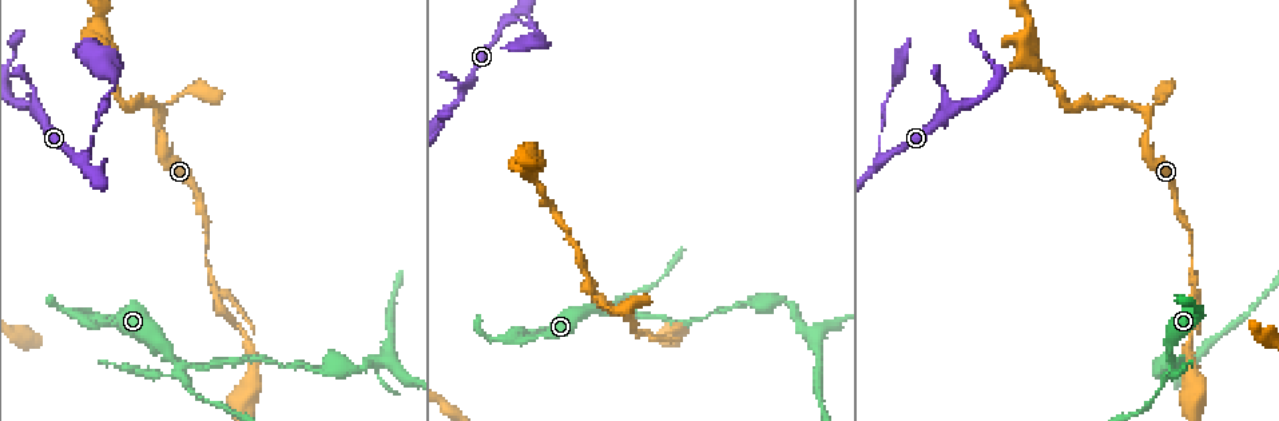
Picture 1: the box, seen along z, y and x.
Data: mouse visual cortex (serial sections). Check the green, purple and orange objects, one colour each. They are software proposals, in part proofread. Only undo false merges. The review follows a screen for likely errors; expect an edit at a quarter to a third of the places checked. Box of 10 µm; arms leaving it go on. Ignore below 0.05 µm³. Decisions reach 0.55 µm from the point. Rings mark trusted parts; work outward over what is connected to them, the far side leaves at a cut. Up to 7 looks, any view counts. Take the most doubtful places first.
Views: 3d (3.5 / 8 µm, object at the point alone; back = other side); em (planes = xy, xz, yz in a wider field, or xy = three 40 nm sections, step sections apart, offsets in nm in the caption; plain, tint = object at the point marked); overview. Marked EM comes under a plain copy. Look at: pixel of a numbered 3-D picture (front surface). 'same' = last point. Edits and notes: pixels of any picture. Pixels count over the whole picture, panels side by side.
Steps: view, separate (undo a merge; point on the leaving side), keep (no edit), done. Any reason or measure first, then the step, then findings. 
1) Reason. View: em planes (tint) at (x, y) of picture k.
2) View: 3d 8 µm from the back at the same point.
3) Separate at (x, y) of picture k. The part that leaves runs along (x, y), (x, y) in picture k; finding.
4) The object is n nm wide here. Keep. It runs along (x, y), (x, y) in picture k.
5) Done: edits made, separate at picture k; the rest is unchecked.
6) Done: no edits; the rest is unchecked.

Thick turns thin. View: 3d 3.5 µm at (1172, 361) of picture 1.

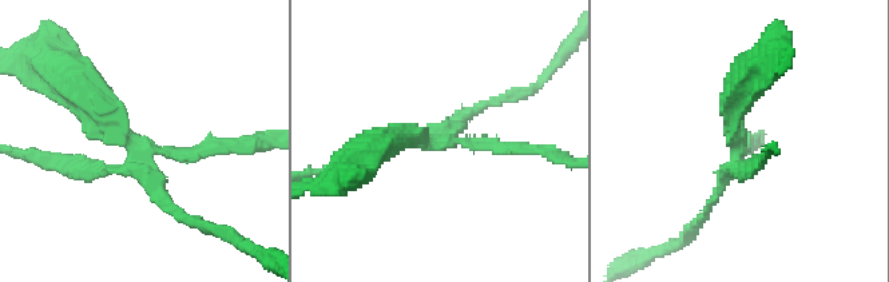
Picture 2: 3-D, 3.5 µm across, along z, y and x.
Separate at (80, 162) of picture 2. The part that leaves runs along (135, 165), (185, 218), (234, 239) in picture 2; two cells meet here.

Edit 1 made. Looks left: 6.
A fork. View: 3d 3.5 µm at (507, 20) of picture 1.

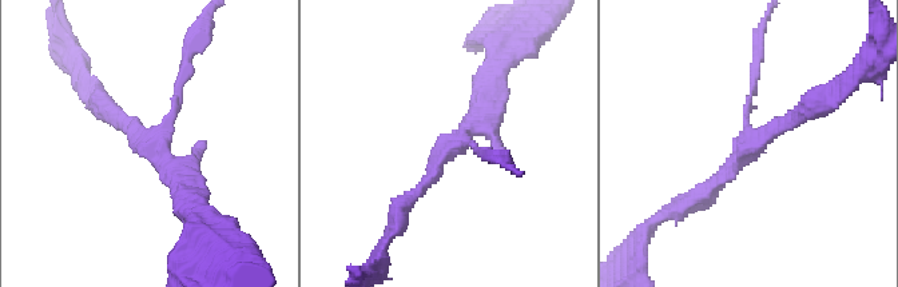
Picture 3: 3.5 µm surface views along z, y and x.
3 arms meet here. Separate at (754, 70) of picture 3. The part that leaves runs along (749, 114), (758, 32) in picture 3; two cells meet here.

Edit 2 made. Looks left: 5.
See it whole again. View: overview.

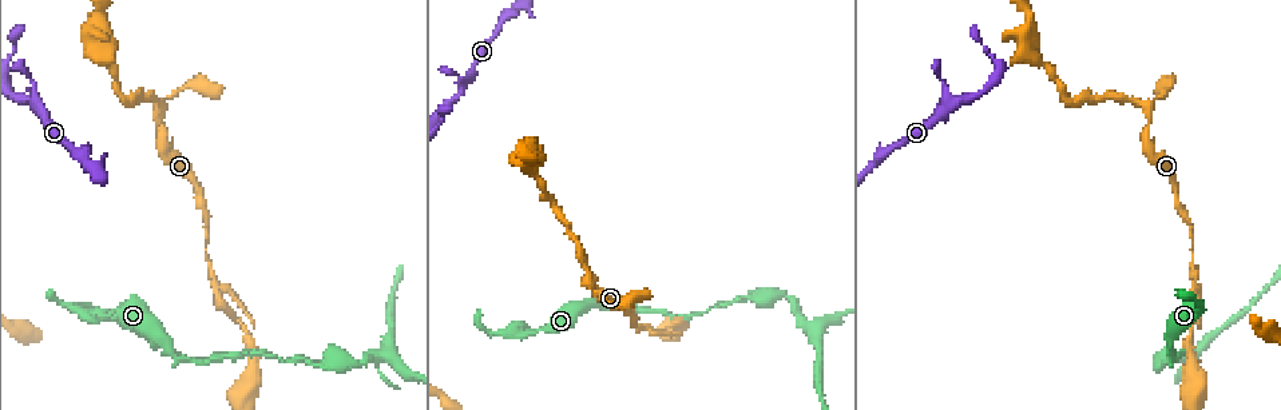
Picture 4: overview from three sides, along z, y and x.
Three-way junction. View: 3d 3.5 µm at (1199, 353) of picture 4.

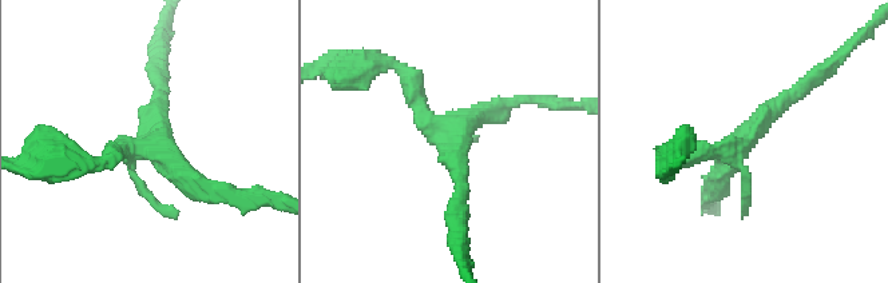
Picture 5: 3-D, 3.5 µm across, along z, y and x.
Need the tissue. View: em xy step 3 (tint) at (450, 136) of picture 5.

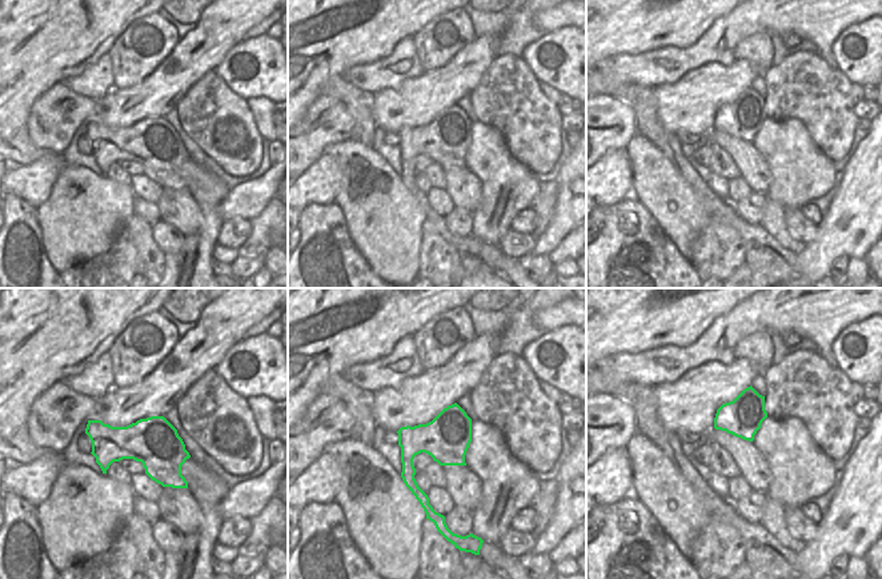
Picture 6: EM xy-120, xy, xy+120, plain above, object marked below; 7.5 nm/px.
Cut it another way. View: em xy step 1 (tint) at the same point.

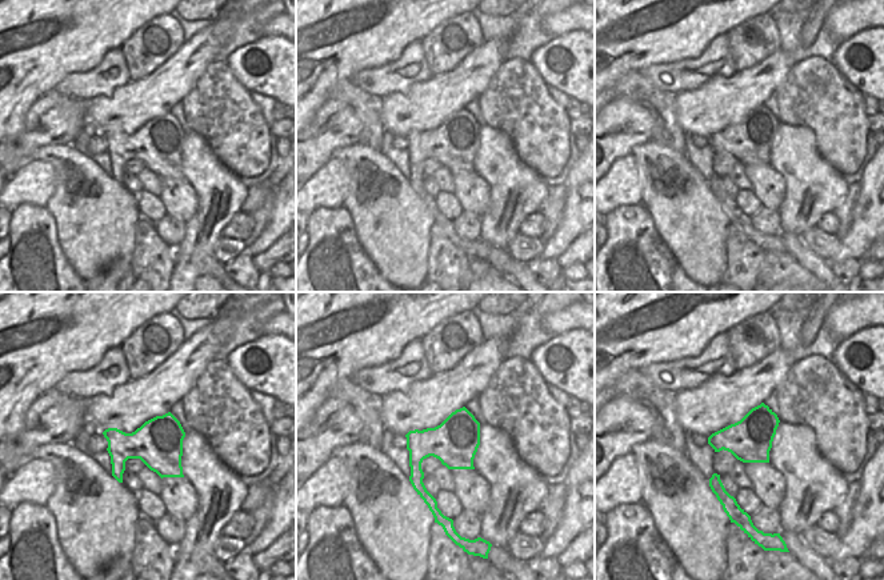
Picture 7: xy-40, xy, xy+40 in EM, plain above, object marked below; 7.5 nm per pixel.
Keep. Continuous, no second cell.

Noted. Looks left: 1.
Done: edits made, separate at picture 2, separate at picture 3; the rest is unchecked.

